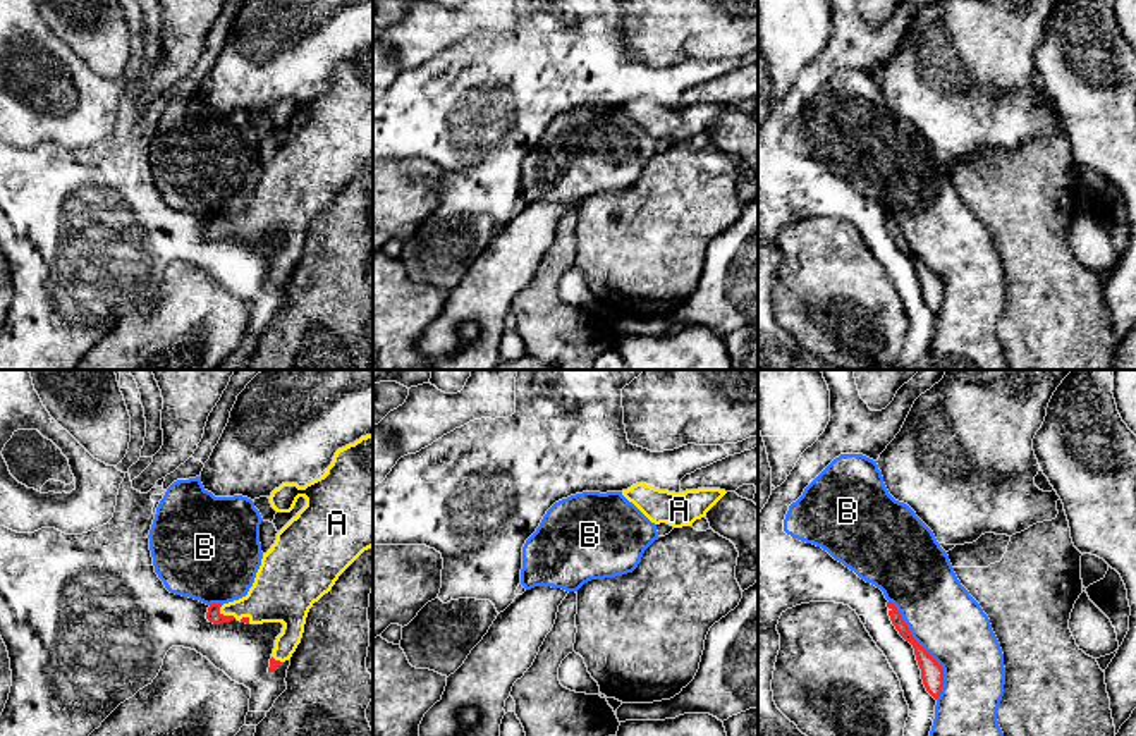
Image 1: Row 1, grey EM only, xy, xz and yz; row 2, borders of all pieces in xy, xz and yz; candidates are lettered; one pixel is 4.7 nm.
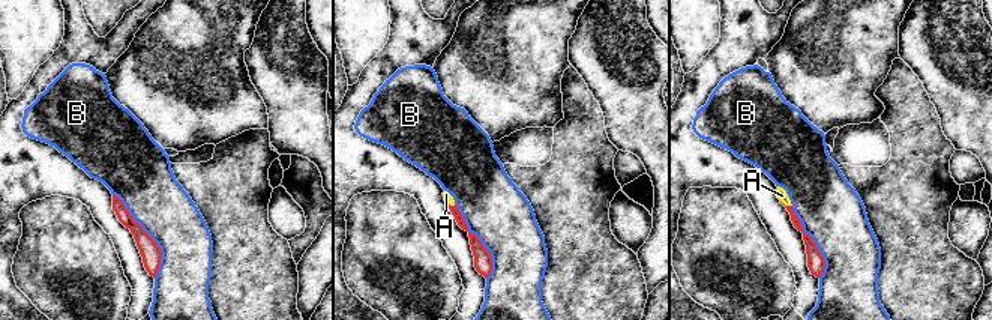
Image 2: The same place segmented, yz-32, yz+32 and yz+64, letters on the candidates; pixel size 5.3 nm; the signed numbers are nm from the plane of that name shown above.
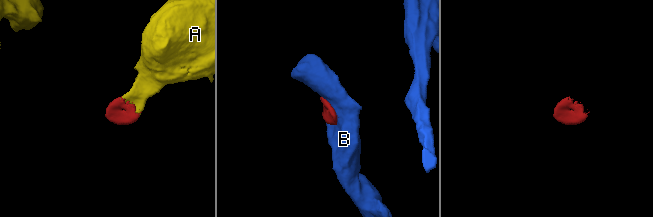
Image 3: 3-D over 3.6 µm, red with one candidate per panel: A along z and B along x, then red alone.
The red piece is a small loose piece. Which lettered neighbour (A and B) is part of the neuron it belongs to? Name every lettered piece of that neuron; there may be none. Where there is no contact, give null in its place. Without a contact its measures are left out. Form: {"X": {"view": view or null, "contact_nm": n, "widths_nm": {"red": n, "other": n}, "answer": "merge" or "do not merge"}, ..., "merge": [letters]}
{"A": {"view": "xy", "contact_nm": 100, "widths_nm": {"red": 70, "other": 240}, "answer": "merge"}, "B": {"view": "yz", "contact_nm": 500, "widths_nm": {"red": 110, "other": 320}, "answer": "do not merge"}, "merge": ["A"]}

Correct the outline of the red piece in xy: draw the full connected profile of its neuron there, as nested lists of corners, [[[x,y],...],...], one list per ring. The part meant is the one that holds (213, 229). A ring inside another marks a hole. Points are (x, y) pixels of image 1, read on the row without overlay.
[[[373,48],[339,64],[323,91],[304,101],[282,98],[268,113],[277,127],[290,127],[299,112],[306,113],[306,120],[277,148],[275,158],[263,169],[247,210],[223,220],[211,218],[206,227],[206,234],[213,239],[234,234],[246,239],[282,237],[268,287],[275,287],[296,267],[313,218],[332,205],[339,191],[364,165],[373,162]]]

